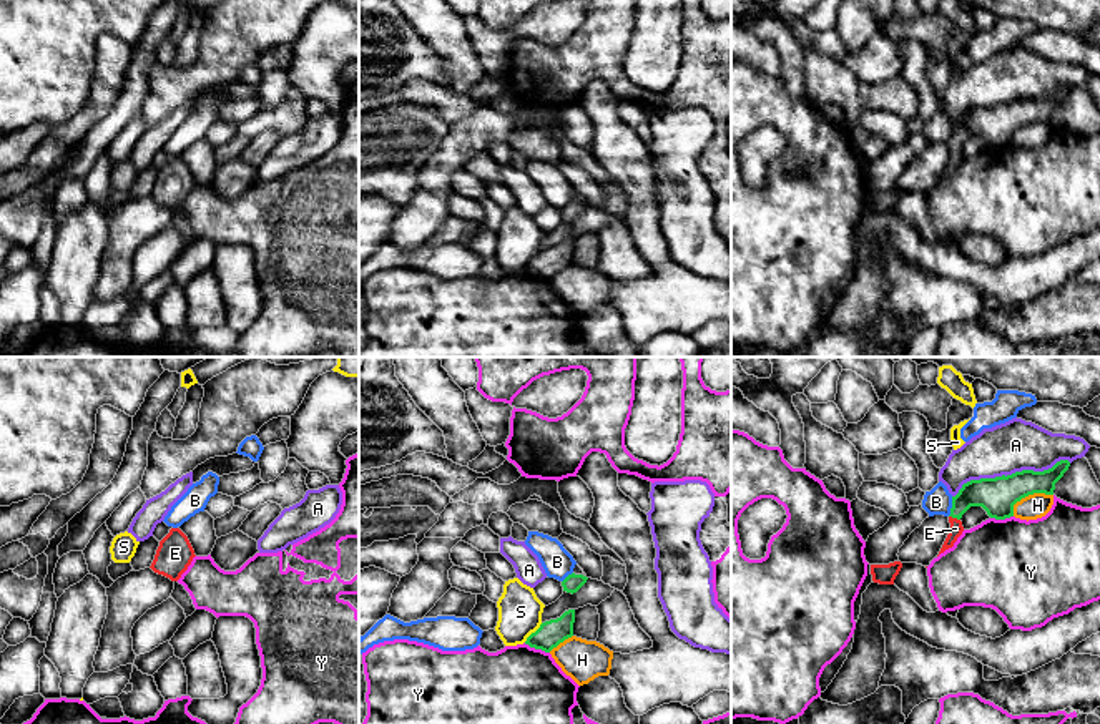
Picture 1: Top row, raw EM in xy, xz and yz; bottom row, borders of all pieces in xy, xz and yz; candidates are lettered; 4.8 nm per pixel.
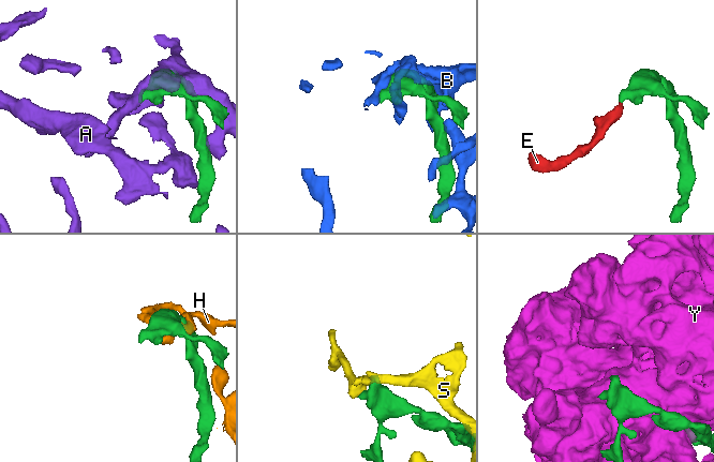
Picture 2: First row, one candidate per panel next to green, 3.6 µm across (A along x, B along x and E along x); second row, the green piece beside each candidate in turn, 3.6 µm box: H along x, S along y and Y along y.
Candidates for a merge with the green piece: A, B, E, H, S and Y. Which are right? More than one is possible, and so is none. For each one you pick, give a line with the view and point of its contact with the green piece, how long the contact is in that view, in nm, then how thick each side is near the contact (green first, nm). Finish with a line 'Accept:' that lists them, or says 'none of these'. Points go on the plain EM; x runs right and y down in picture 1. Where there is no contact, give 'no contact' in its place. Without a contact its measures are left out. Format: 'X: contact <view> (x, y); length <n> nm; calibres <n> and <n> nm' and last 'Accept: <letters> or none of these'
E: contact yz (954, 145); length 60 nm; calibres 180 and 70 nm
Accept: E

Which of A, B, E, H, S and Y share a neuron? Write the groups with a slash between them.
A / B / E / H / S / Y

